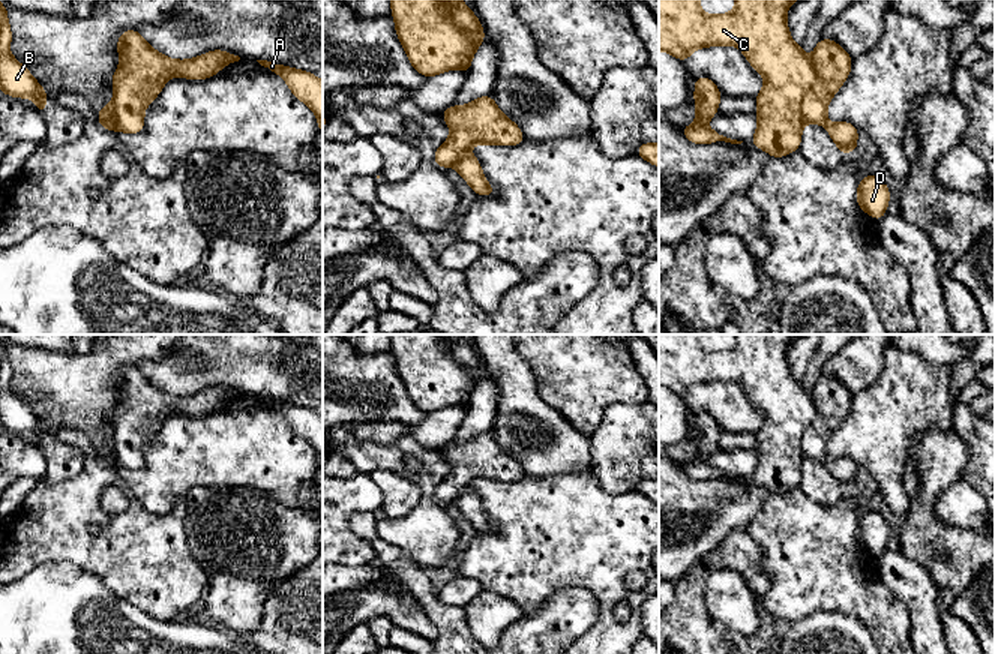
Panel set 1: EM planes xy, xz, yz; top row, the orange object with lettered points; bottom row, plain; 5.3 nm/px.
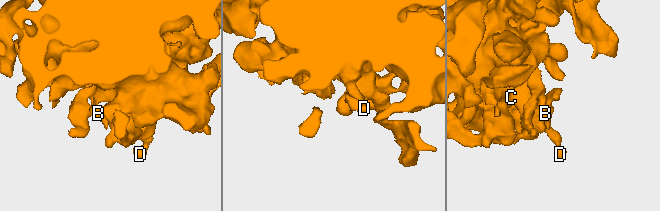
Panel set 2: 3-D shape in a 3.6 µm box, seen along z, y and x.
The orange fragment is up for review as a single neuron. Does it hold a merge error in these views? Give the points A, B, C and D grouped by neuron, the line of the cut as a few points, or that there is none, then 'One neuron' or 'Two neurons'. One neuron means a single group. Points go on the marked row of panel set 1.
Groups: A B C D. No split. One neuron

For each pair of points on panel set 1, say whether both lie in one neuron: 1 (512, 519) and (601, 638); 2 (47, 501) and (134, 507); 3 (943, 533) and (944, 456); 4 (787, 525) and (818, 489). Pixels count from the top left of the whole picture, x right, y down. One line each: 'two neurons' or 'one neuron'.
1: one neuron
2: one neuron
3: one neuron
4: two neurons

